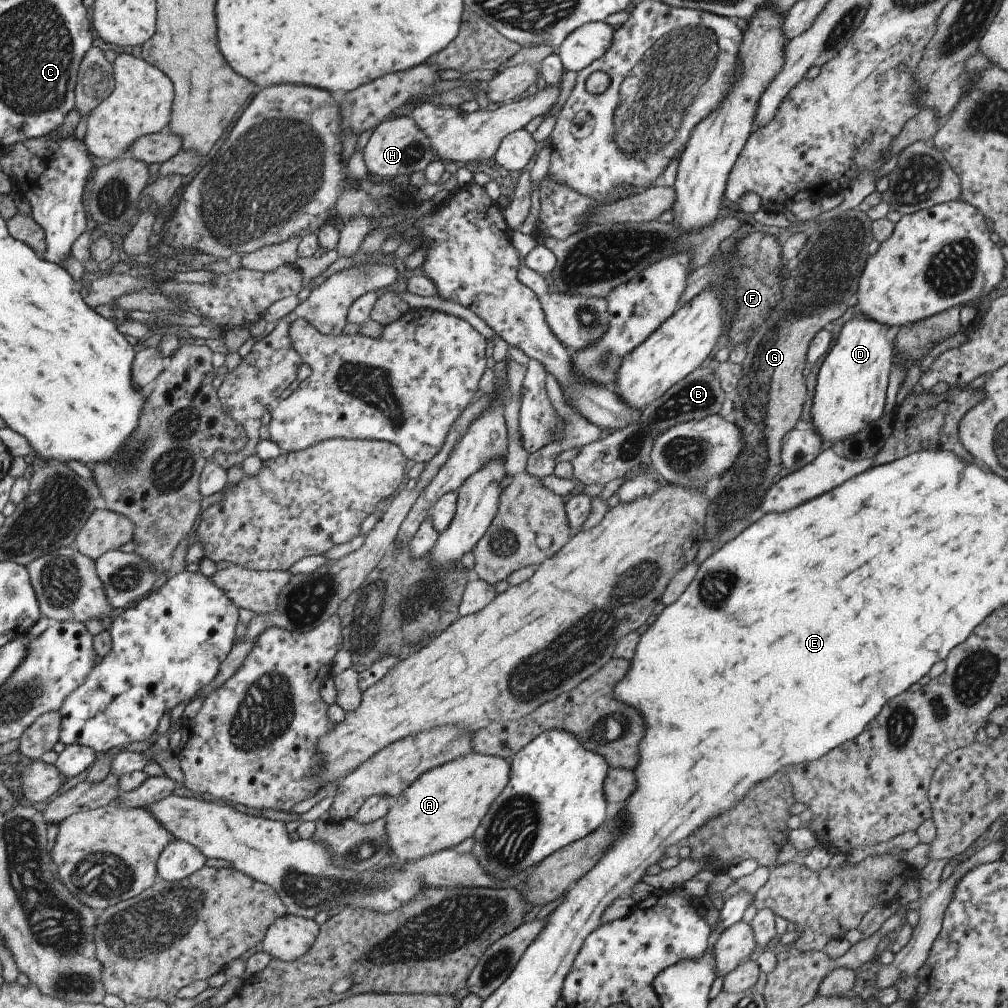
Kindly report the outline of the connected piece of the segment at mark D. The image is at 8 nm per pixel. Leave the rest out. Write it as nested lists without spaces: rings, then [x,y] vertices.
[[[855,312],[851,320],[842,326],[835,344],[825,354],[825,358],[817,372],[813,396],[811,397],[810,423],[814,433],[821,440],[821,448],[829,447],[829,443],[842,441],[848,436],[863,430],[879,419],[885,404],[885,388],[892,369],[894,350],[892,340],[894,329],[881,323],[861,317]]]

